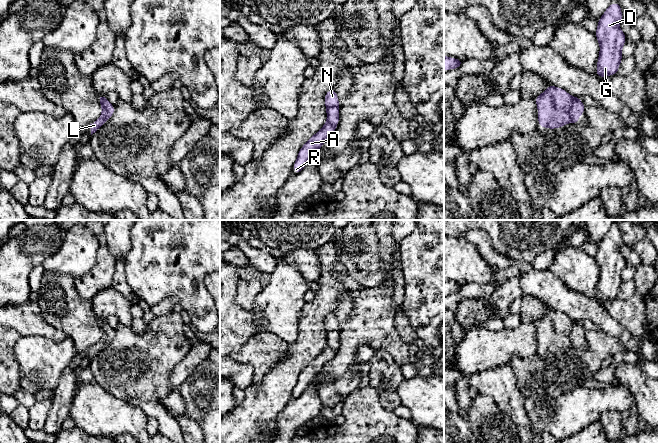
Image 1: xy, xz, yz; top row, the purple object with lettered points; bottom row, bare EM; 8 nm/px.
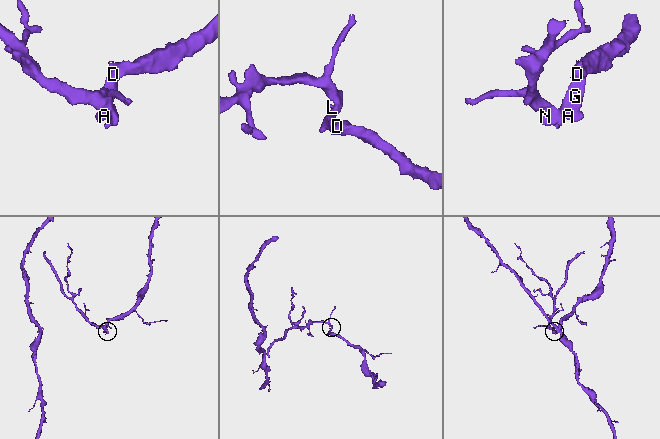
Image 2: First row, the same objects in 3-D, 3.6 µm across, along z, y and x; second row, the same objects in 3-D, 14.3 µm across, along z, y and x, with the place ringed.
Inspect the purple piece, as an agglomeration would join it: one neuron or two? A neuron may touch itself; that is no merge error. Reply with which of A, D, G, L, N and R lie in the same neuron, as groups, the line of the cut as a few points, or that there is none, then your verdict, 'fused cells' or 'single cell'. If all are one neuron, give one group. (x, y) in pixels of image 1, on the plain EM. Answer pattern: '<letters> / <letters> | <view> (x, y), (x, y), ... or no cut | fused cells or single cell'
A D G L R / N | xy (102, 319), (106, 344) | fused cells

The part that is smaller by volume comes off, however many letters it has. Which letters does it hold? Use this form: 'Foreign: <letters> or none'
Foreign: N

